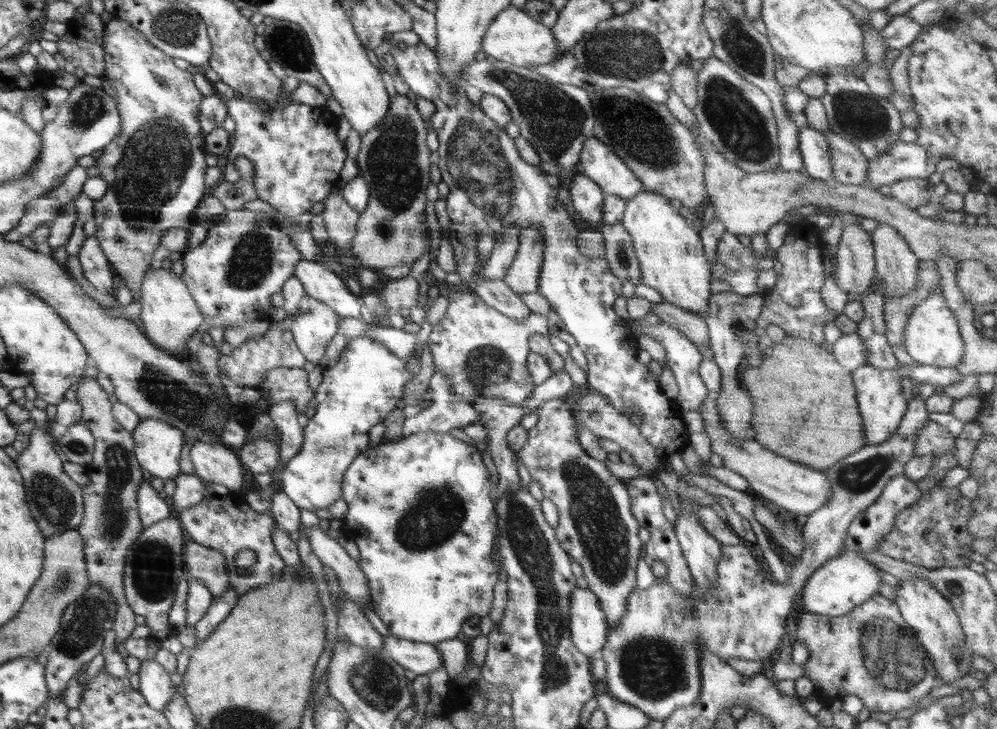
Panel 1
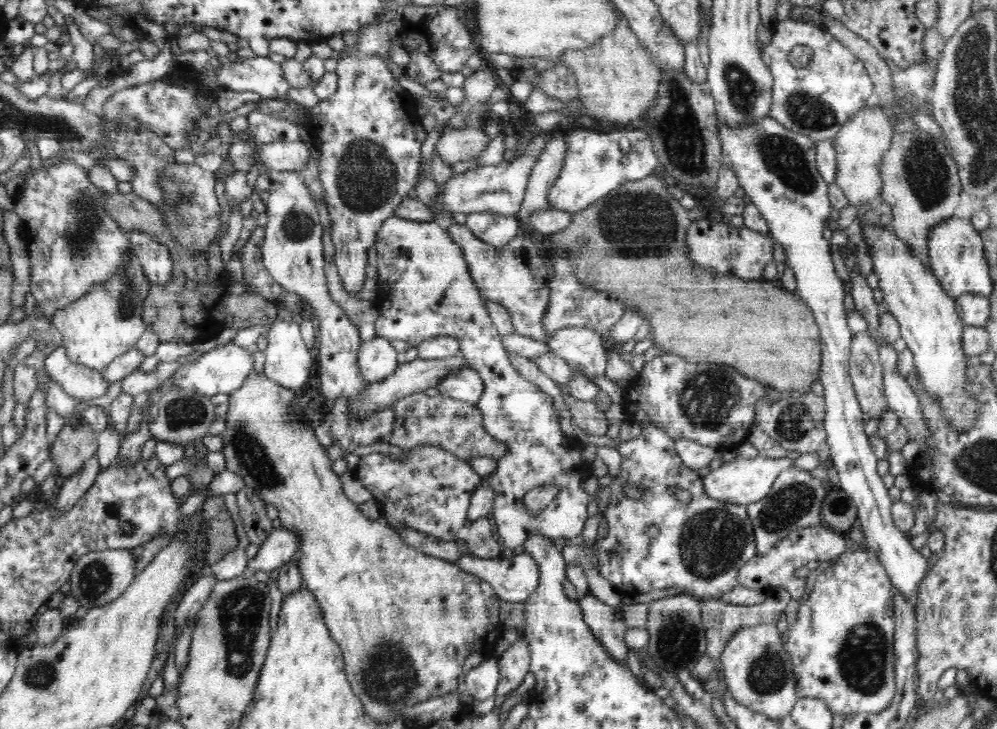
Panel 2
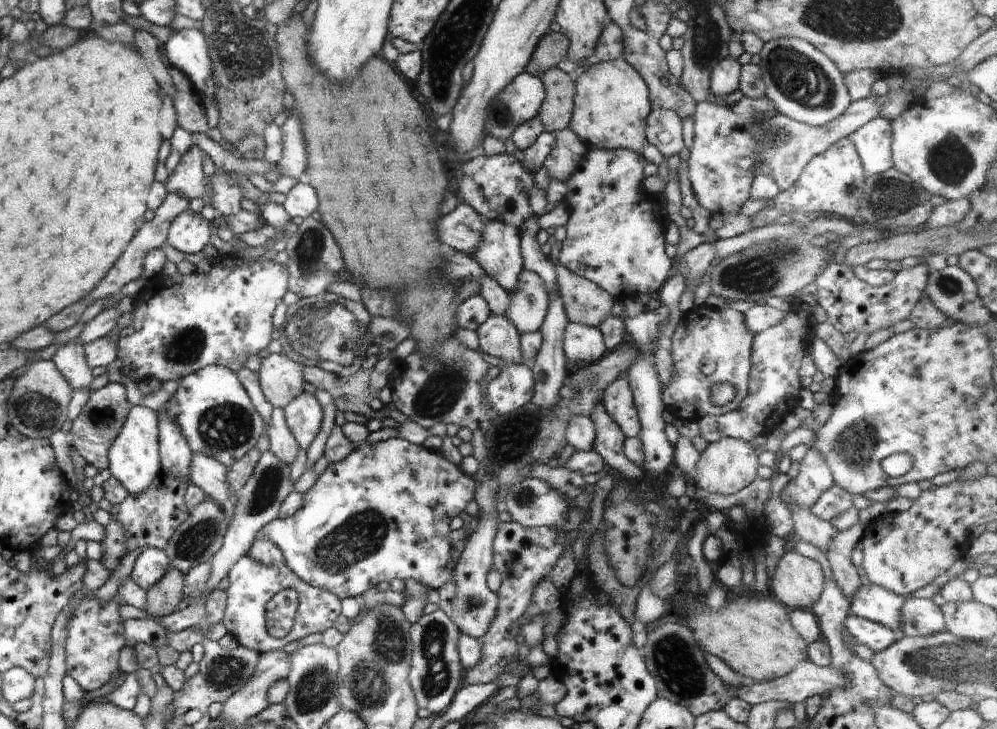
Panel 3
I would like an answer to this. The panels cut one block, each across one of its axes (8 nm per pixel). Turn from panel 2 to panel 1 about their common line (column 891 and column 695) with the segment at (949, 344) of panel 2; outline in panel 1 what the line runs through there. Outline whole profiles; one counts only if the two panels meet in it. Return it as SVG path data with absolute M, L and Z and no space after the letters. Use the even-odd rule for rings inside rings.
M648 188L627 200L620 224L632 238L642 268L642 284L656 289L664 301L706 318L708 297L712 295L712 262L705 258L700 229L680 216L662 193Z

